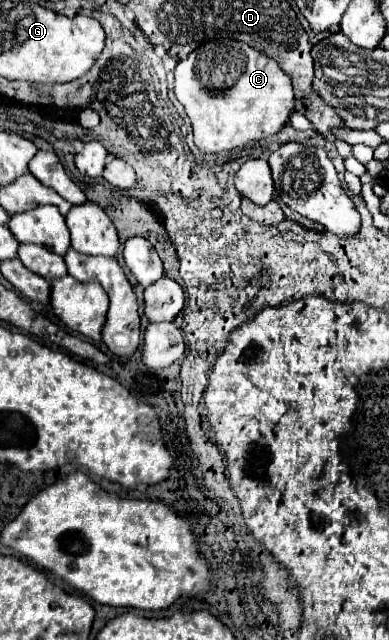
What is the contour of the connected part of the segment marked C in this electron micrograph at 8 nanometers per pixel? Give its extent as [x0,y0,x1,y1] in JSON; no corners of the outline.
[174,38,296,154]

